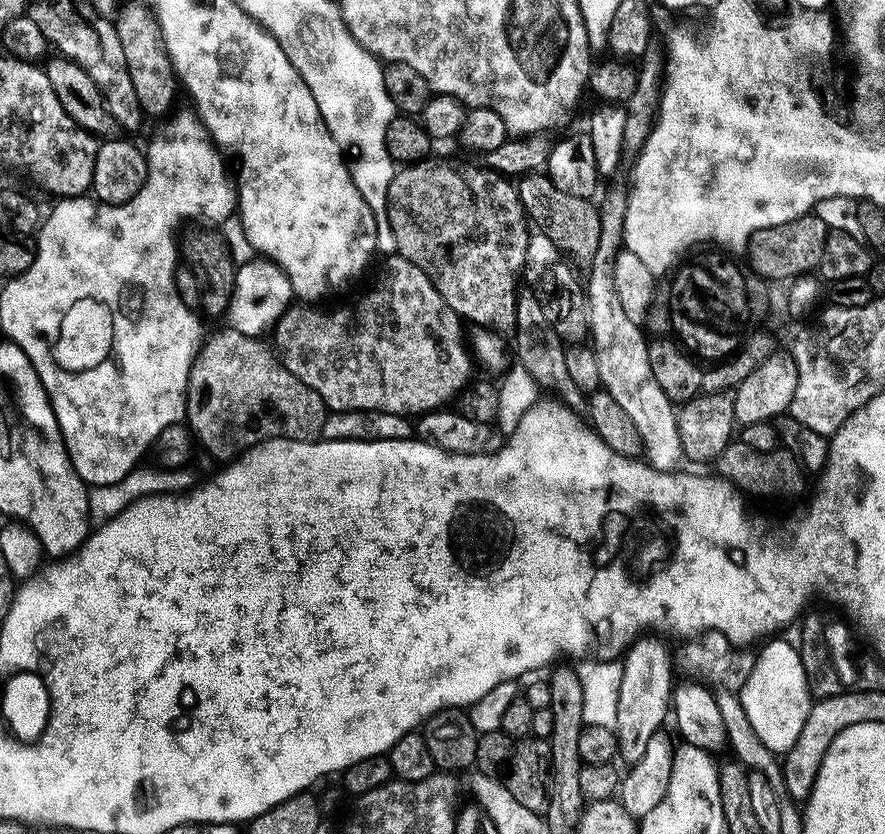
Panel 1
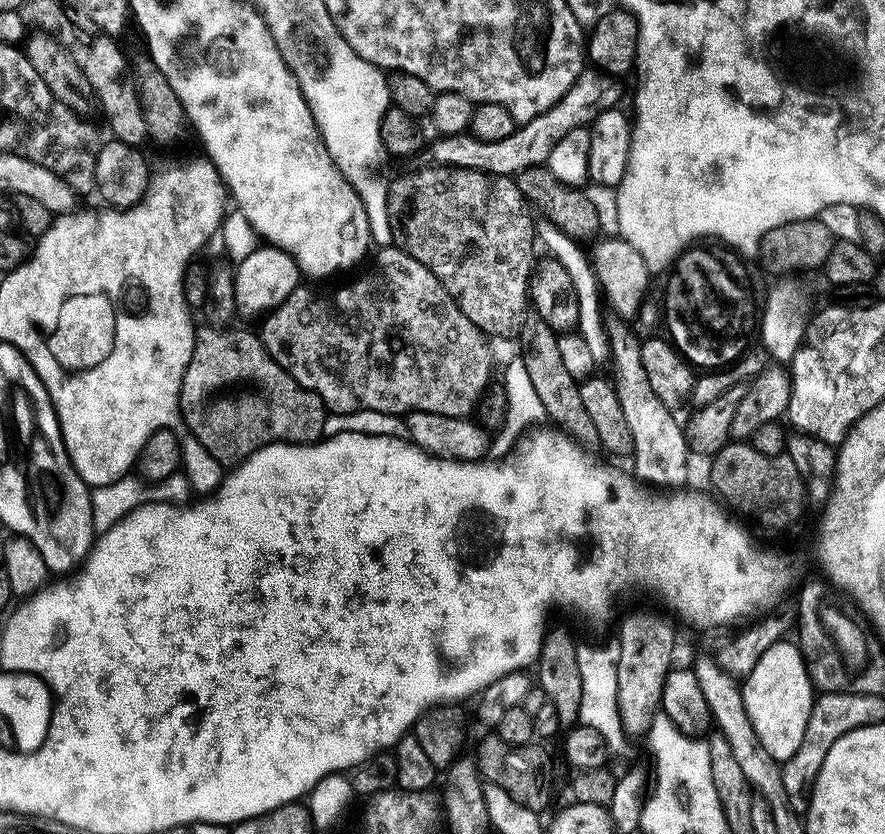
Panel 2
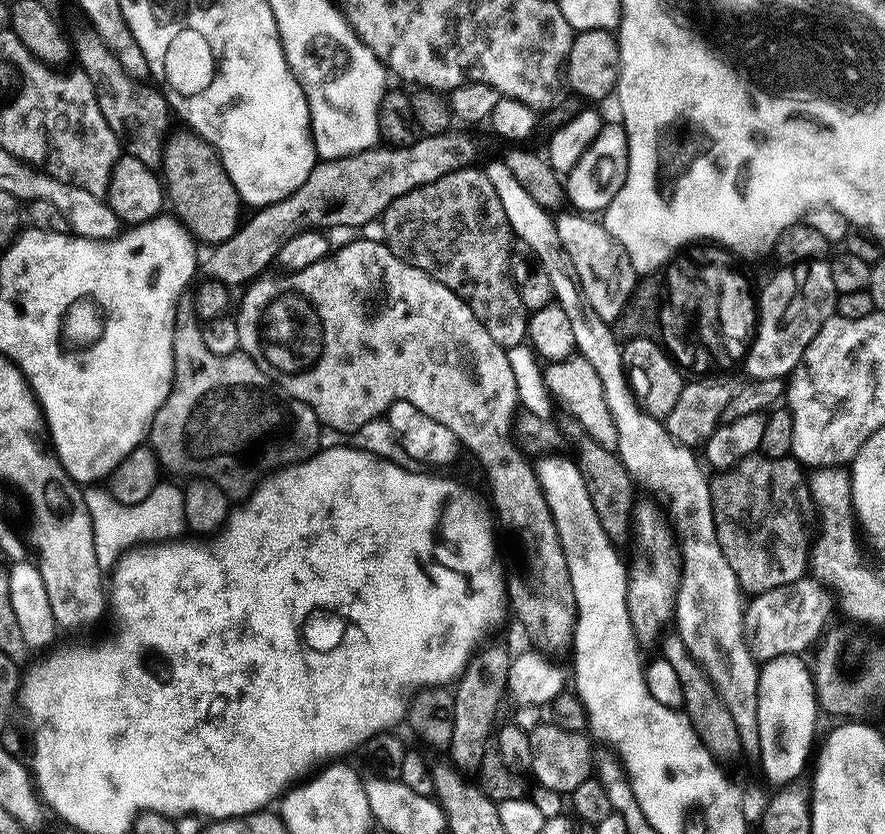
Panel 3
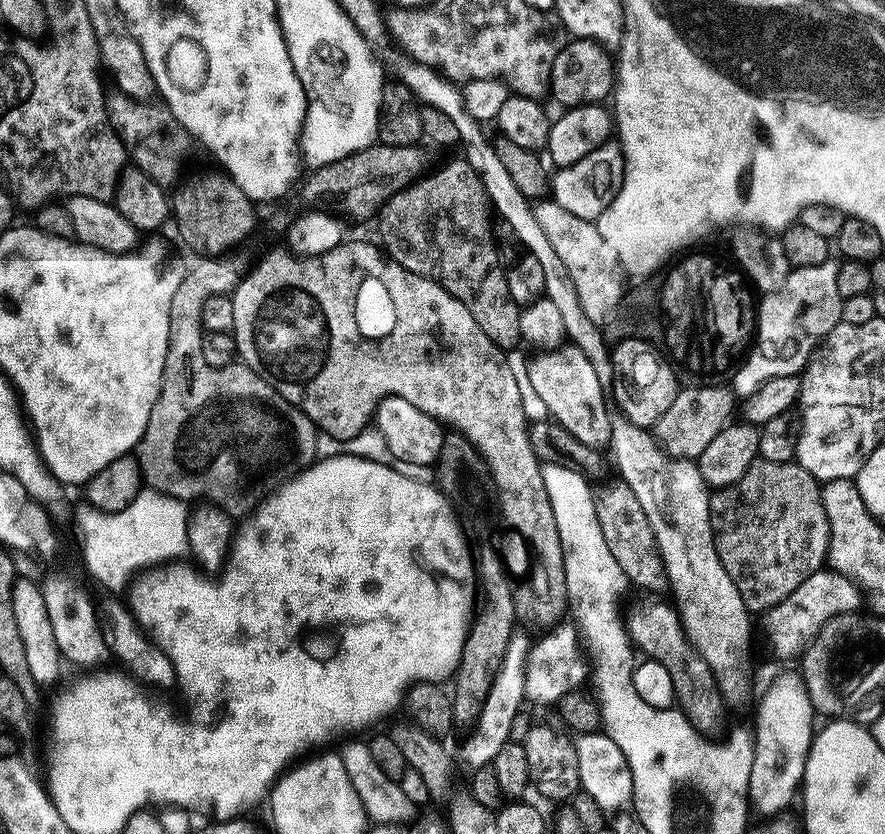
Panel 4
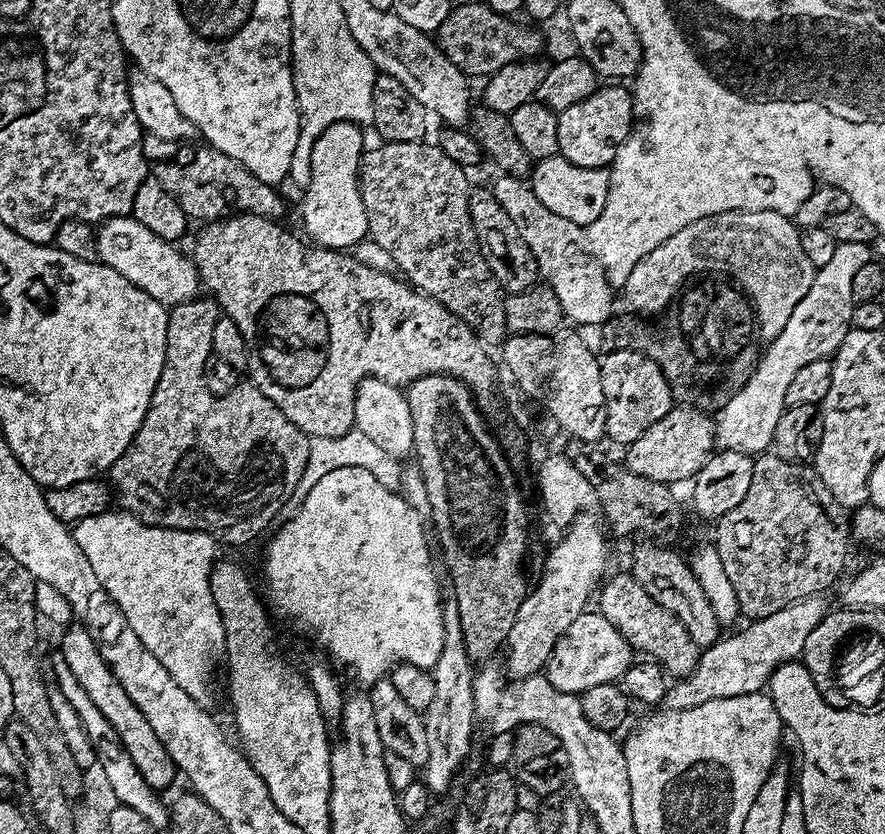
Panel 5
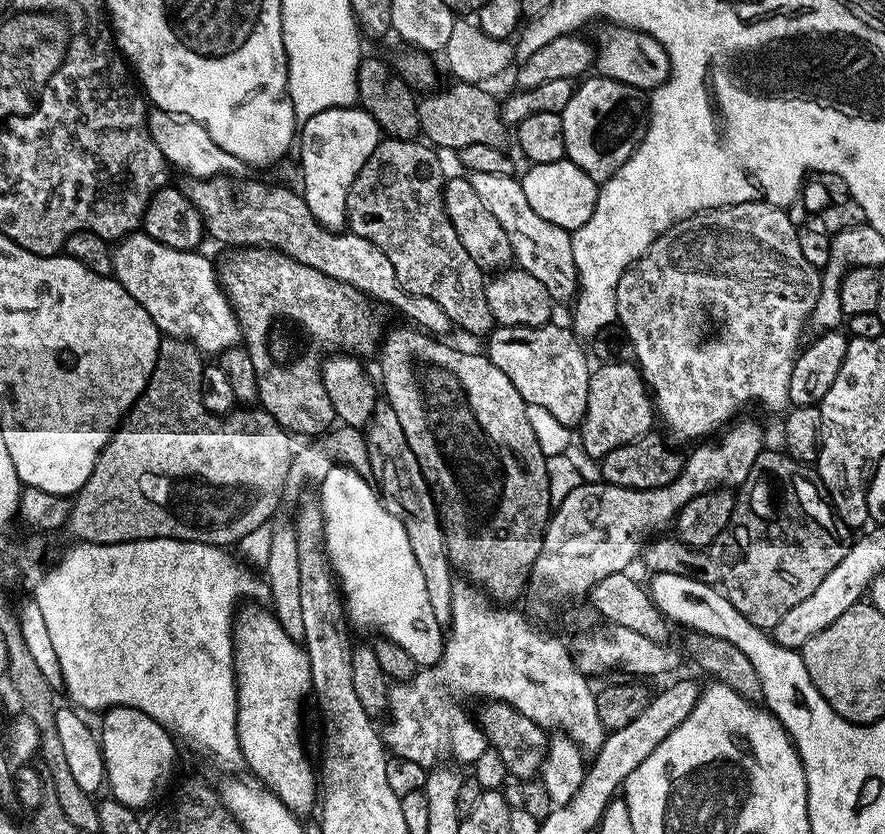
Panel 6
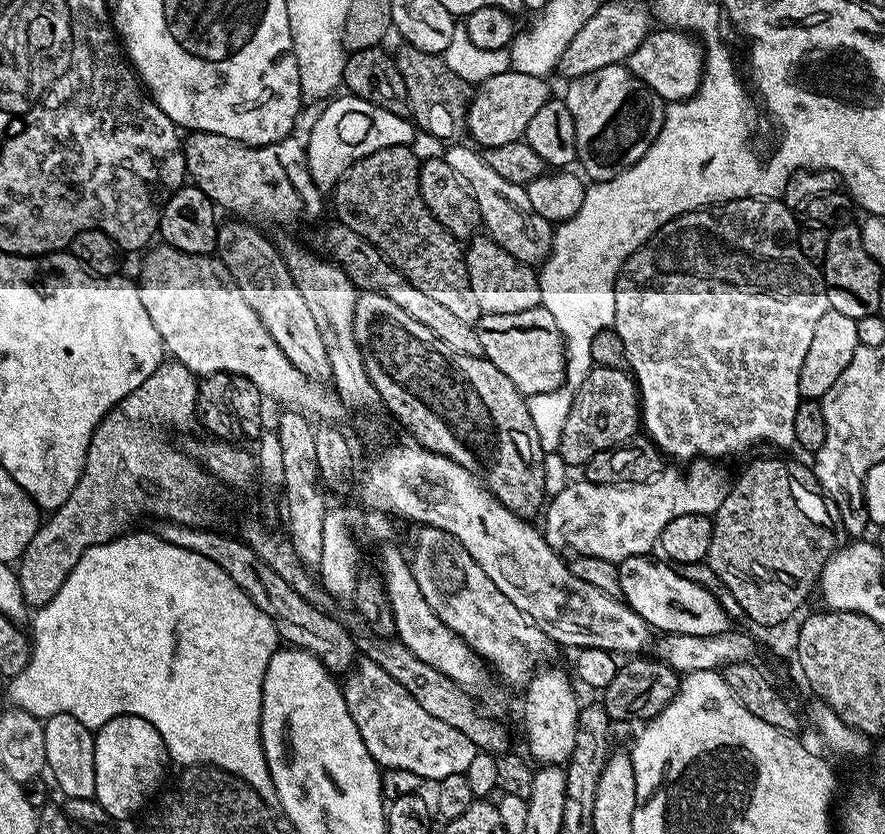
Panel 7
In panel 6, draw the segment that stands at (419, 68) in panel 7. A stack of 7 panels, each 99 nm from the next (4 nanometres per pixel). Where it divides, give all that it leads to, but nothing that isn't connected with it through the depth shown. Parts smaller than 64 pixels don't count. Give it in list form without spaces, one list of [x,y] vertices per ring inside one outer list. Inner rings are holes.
[[[452,82],[449,88],[444,88],[433,91],[433,96],[428,96],[419,101],[420,105],[420,131],[426,137],[429,145],[440,148],[453,148],[459,150],[466,146],[472,146],[475,143],[492,146],[503,149],[506,142],[510,140],[509,125],[504,123],[501,105],[498,100],[495,100],[490,93],[487,92],[487,87],[479,84],[467,84],[461,82]]]

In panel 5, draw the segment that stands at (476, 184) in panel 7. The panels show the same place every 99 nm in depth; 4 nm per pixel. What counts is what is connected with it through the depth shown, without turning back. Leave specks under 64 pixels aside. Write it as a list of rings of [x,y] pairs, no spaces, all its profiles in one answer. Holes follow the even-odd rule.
[[[497,175],[496,185],[490,188],[493,196],[502,206],[502,210],[508,212],[514,222],[514,226],[520,231],[520,237],[526,242],[526,246],[531,250],[532,256],[536,259],[536,266],[543,283],[552,288],[561,304],[563,319],[565,321],[574,320],[575,325],[583,327],[593,327],[603,324],[612,315],[612,285],[605,278],[604,268],[589,253],[582,251],[582,228],[581,225],[570,222],[542,206],[538,198],[523,183],[518,182],[515,176]]]

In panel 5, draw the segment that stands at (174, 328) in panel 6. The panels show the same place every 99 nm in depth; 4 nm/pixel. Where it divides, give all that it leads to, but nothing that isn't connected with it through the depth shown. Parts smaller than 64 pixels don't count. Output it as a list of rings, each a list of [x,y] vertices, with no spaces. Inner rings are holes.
[[[131,215],[111,216],[97,228],[100,229],[97,232],[95,229],[94,243],[99,263],[122,274],[122,278],[150,294],[150,298],[159,304],[175,306],[197,299],[199,292],[196,291],[201,291],[202,285],[196,267],[185,253],[183,256],[169,241],[150,234],[150,230],[132,219]]]

